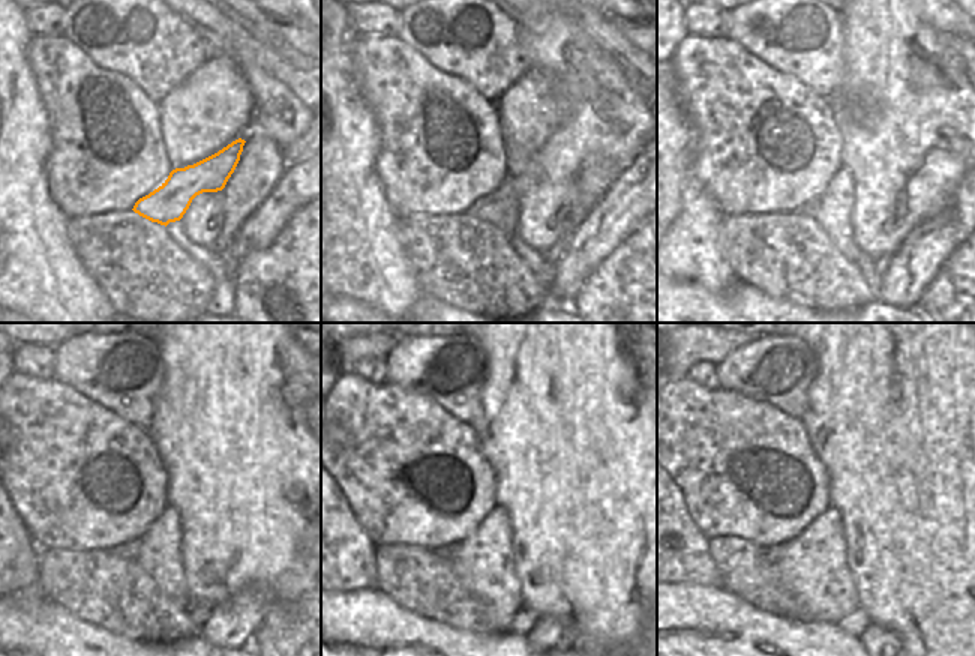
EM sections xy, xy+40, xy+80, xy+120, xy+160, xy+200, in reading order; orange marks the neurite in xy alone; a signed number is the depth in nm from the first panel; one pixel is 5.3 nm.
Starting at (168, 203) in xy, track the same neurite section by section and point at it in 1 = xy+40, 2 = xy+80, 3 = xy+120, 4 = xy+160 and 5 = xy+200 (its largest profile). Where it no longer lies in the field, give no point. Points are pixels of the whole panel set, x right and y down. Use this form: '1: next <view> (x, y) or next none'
1: next xy+40 (492, 207)
2: next xy+80 (809, 209)
3: next xy+120 (126, 550)
4: next xy+160 (447, 553)
5: next xy+200 (771, 554)

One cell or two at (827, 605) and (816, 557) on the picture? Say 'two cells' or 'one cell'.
one cell

